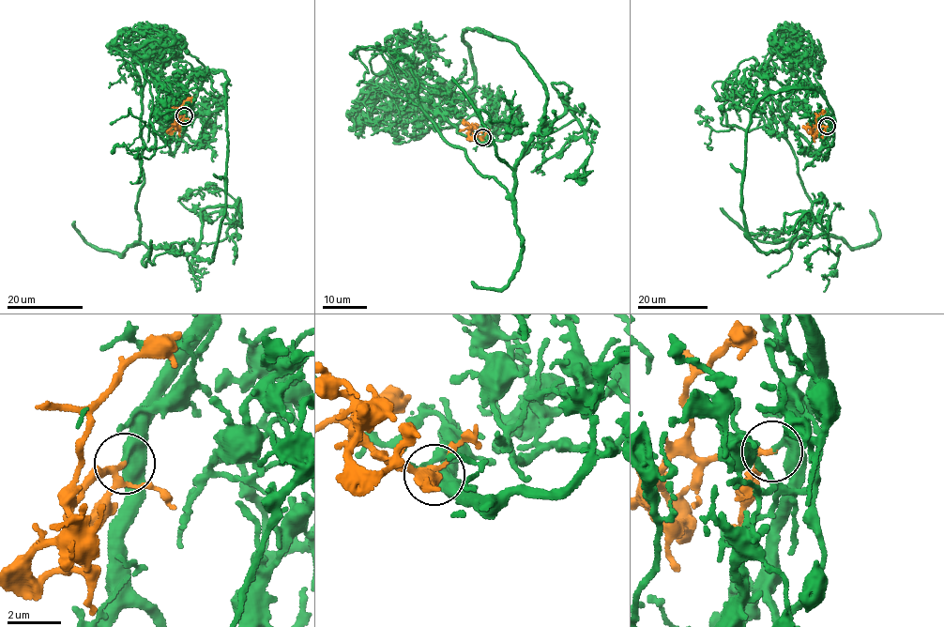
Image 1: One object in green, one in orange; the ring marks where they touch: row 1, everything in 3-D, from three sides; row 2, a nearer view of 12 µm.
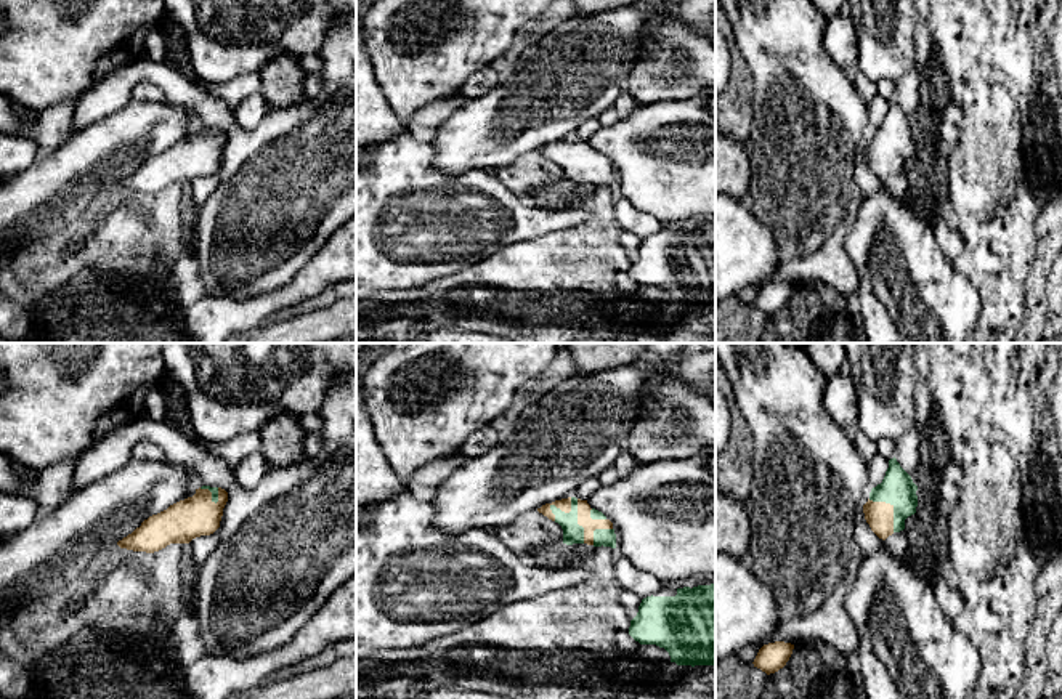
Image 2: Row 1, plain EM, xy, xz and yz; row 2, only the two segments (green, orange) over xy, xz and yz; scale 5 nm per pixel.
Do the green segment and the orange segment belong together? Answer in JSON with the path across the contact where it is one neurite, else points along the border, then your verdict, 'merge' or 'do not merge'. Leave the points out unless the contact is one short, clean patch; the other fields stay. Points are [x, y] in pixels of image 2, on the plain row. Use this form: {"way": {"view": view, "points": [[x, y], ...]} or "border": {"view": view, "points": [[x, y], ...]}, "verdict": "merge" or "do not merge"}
{"way": {"view": "yz", "points": [[897, 129], [894, 148], [879, 156]]}, "verdict": "merge"}

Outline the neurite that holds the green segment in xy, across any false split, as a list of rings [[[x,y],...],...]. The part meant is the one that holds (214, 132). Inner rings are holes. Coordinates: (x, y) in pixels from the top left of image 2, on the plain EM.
[[[202,127],[193,138],[144,160],[117,186],[133,192],[154,194],[170,184],[189,184],[196,178],[210,176],[220,168],[226,143],[225,130]]]

